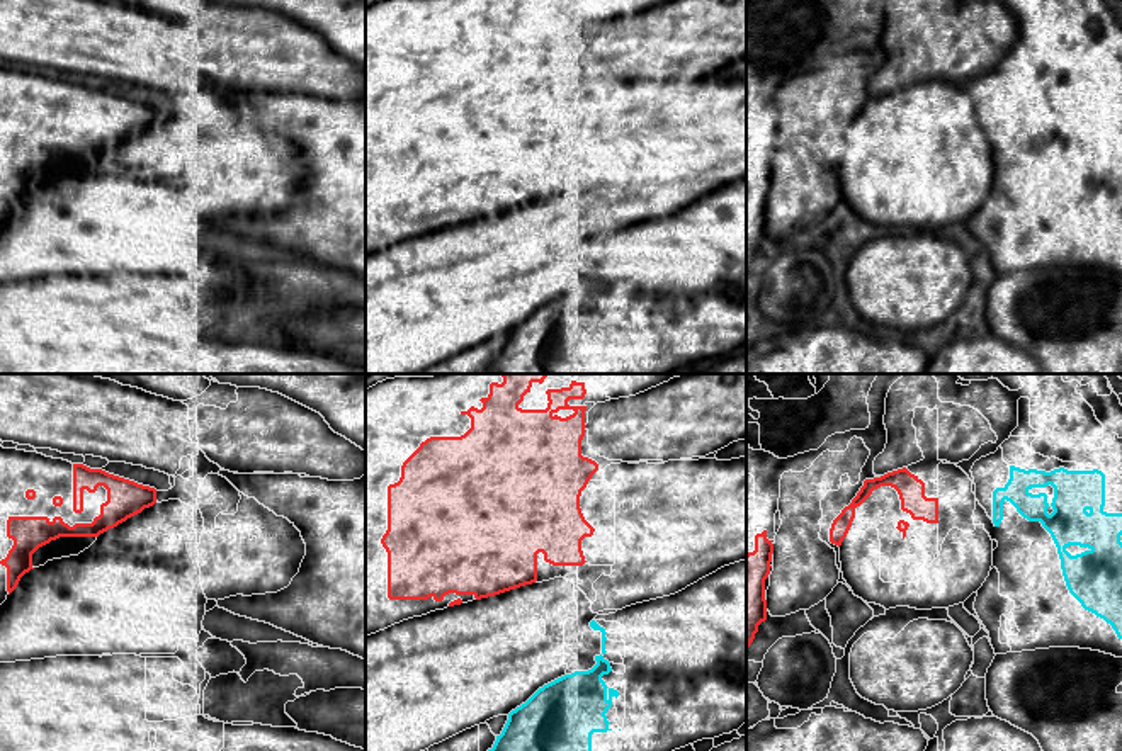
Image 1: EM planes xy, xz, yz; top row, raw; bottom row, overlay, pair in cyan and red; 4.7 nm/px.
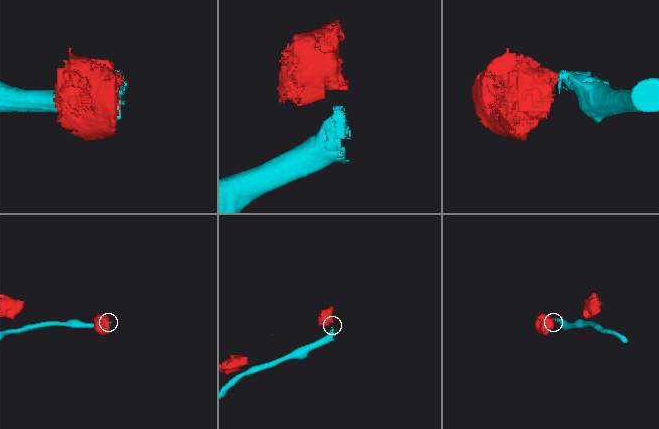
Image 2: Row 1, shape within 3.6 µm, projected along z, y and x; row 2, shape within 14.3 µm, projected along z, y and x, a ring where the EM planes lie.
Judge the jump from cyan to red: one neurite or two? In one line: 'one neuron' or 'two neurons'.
two neurons

